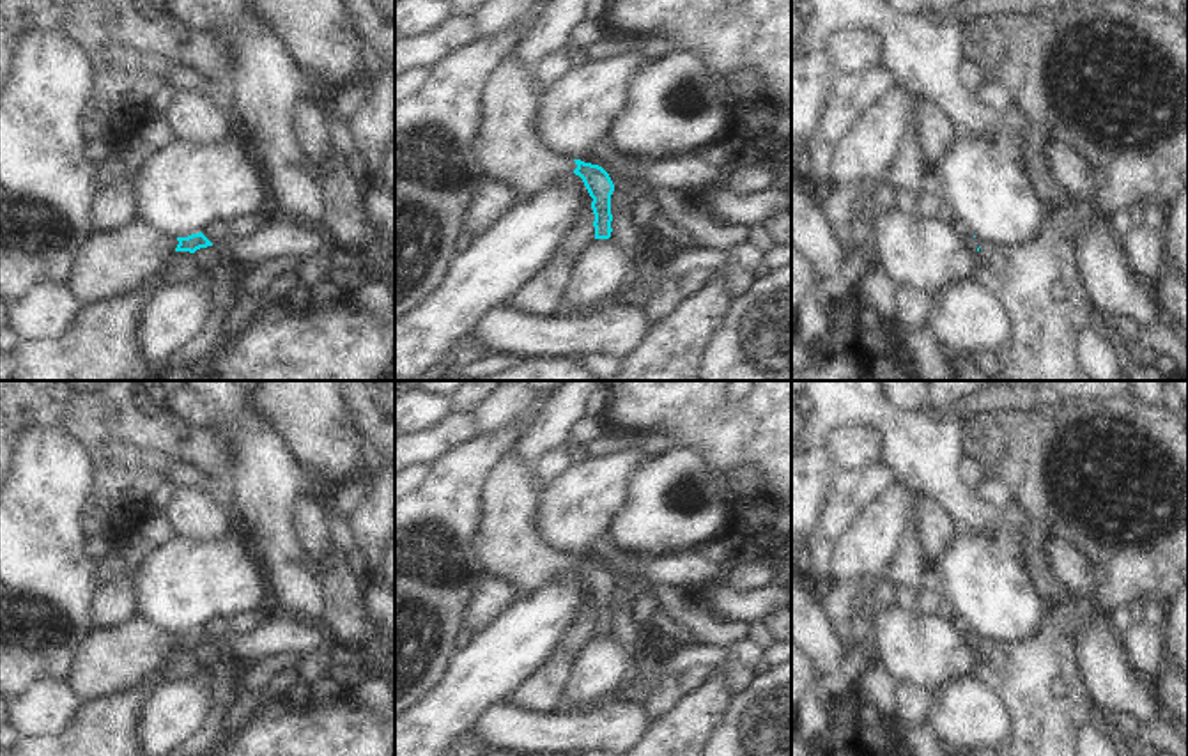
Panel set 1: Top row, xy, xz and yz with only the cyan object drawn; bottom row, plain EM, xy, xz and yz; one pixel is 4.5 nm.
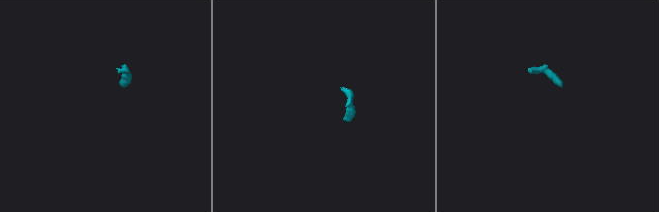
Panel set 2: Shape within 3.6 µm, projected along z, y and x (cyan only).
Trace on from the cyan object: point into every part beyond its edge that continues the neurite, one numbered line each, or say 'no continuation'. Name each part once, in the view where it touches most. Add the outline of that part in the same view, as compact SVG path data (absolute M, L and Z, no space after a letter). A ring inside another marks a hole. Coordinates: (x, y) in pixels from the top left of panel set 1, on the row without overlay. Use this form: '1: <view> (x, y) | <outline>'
1: xy (108, 661) | M138 614L112 629L89 629L67 682L81 701L135 689L149 678L156 685L177 641Z

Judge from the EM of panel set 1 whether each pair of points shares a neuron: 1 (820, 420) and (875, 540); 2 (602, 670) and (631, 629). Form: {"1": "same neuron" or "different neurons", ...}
{"1": "different neurons", "2": "different neurons"}

